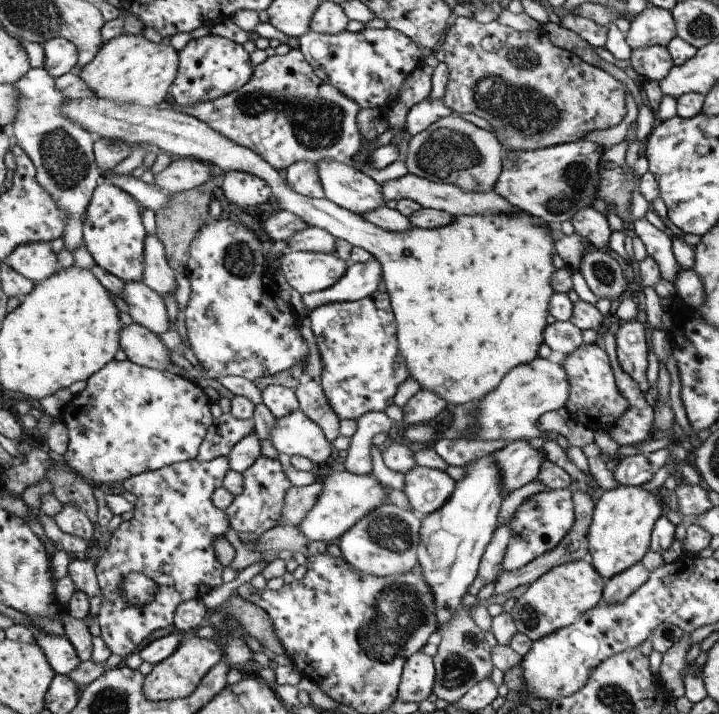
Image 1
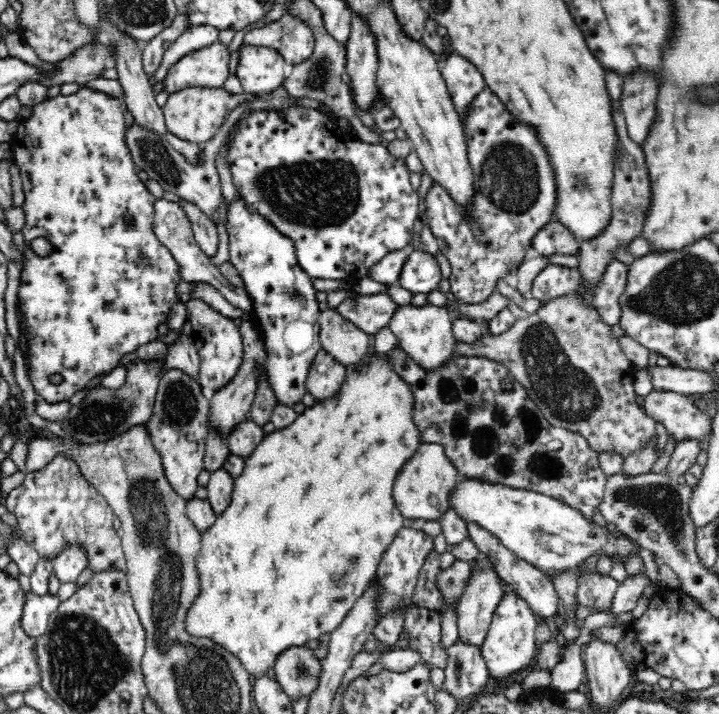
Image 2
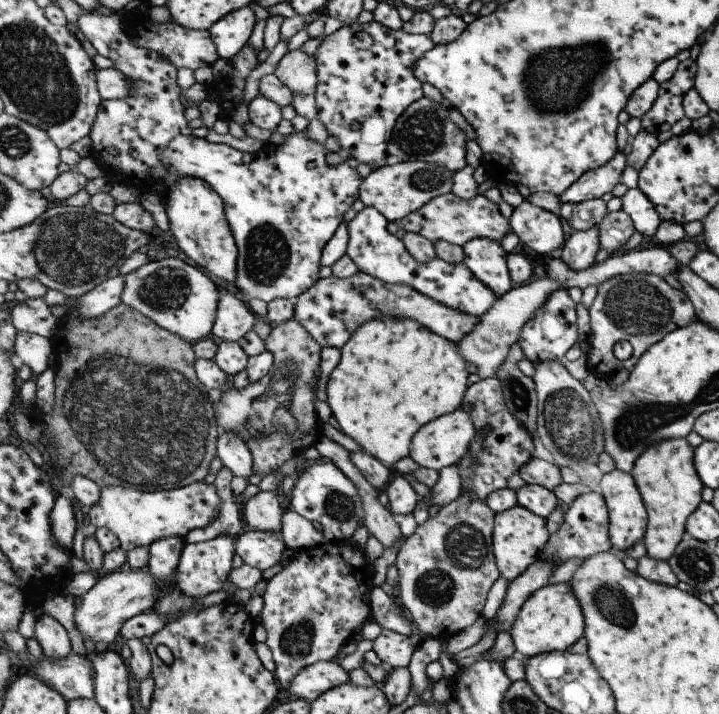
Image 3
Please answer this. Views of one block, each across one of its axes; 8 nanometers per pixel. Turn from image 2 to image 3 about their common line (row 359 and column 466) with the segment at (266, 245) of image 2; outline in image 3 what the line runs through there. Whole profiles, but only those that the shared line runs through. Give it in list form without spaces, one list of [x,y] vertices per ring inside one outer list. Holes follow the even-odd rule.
[[[365,206],[357,213],[349,223],[349,242],[347,255],[349,255],[361,272],[375,276],[387,284],[405,284],[423,292],[425,296],[445,304],[455,310],[471,314],[471,316],[483,316],[487,314],[497,302],[499,296],[493,292],[487,284],[483,284],[476,274],[464,262],[461,264],[449,264],[449,261],[441,257],[427,262],[419,262],[411,256],[405,246],[404,239],[389,232],[388,220],[377,208]]]

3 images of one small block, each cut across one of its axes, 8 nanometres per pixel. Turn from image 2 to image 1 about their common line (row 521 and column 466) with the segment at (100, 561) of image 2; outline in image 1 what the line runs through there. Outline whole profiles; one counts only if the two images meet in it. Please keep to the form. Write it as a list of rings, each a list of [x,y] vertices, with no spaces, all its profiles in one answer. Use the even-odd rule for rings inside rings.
[[[460,16],[441,48],[451,72],[443,102],[455,113],[472,112],[487,120],[505,152],[584,140],[589,132],[621,124],[627,114],[625,84],[585,62],[582,53],[555,46],[544,28],[521,32],[501,22],[482,24]]]

